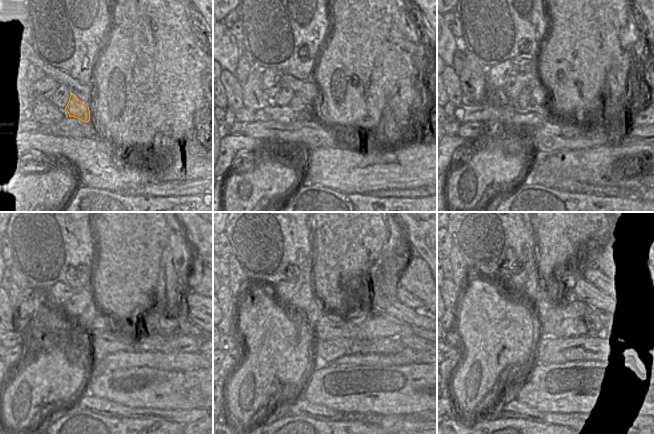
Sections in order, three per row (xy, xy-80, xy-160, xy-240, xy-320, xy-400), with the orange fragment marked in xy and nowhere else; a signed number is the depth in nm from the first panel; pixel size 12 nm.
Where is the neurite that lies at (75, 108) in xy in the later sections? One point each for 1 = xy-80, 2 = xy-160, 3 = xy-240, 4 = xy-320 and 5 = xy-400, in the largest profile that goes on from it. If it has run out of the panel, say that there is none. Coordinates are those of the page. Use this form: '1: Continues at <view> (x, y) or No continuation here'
1: Continues at xy-80 (296, 103)
2: Continues at xy-160 (525, 99)
3: Continues at xy-240 (81, 324)
4: Continues at xy-320 (314, 311)
5: Continues at xy-400 (540, 309)

